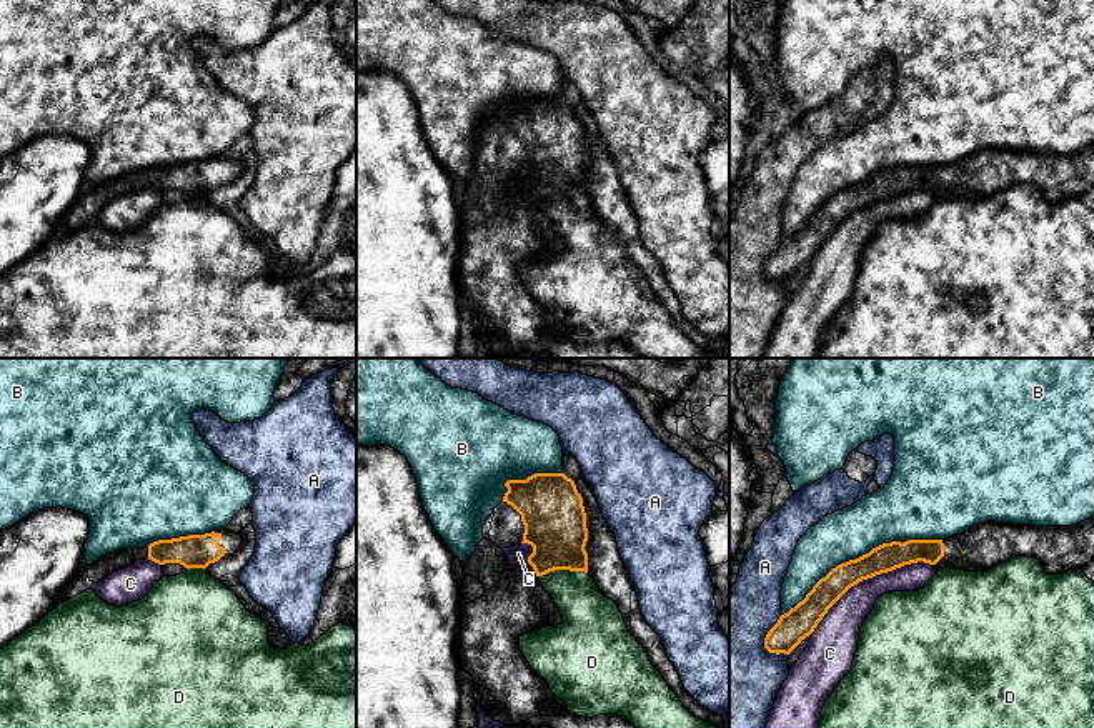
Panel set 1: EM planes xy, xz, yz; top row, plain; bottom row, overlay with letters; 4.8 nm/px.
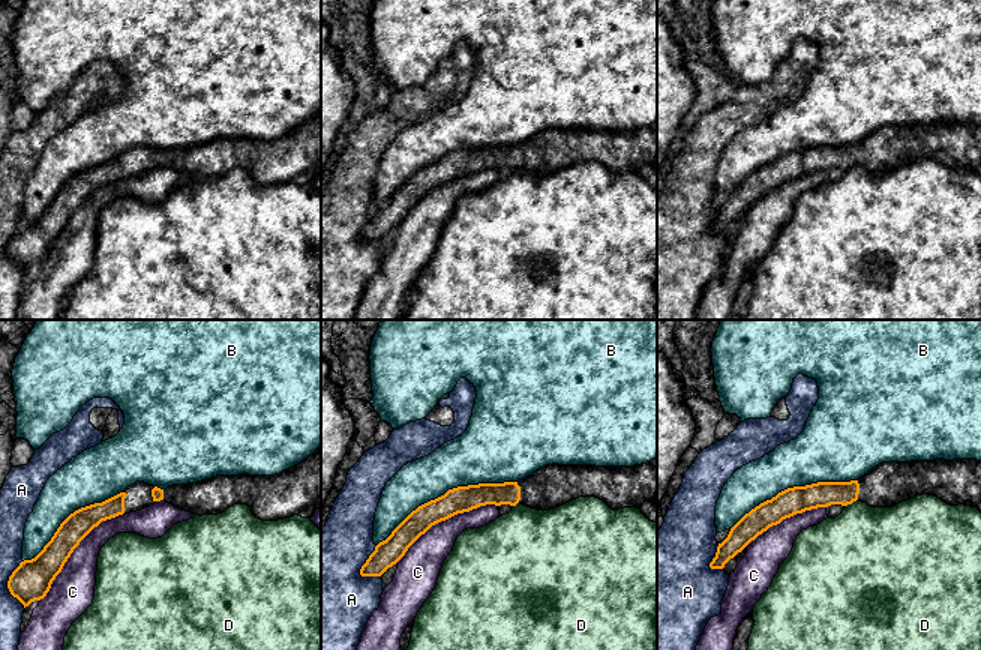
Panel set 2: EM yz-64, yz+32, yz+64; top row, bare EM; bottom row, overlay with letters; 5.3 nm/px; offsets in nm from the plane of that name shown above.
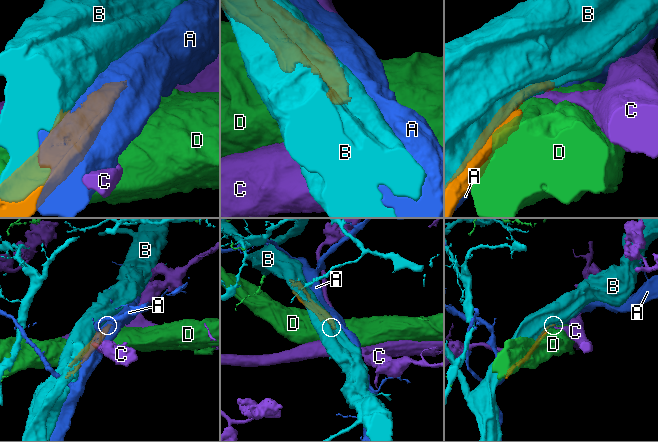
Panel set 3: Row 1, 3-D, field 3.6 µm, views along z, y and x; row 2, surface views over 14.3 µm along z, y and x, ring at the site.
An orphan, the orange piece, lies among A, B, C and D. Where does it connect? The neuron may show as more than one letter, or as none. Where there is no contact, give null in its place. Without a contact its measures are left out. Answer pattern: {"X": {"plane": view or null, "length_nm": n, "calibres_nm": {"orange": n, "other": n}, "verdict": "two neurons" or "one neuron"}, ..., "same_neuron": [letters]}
{"A": {"plane": "yz", "length_nm": 200, "calibres_nm": {"orange": 160, "other": 420}, "verdict": "two neurons"}, "B": {"plane": "yz", "length_nm": 650, "calibres_nm": {"orange": 140, "other": 240}, "verdict": "two neurons"}, "C": {"plane": "yz", "length_nm": 700, "calibres_nm": {"orange": 140, "other": 180}, "verdict": "two neurons"}, "D": {"plane": "xz", "length_nm": 240, "calibres_nm": {"orange": 300, "other": 240}, "verdict": "two neurons"}, "same_neuron": []}

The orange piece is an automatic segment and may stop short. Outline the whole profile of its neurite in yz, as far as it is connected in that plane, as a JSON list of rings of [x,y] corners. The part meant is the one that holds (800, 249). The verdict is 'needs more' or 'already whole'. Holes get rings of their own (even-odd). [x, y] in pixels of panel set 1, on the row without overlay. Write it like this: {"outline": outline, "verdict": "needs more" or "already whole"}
{"outline": [[[1094,143],[1072,153],[986,148],[947,167],[883,170],[821,205],[803,228],[779,243],[764,265],[764,275],[789,282],[851,213],[876,202],[917,188],[941,197],[987,198],[1016,183],[1039,187],[1047,202],[1082,197],[1094,187]]], "verdict": "needs more"}

